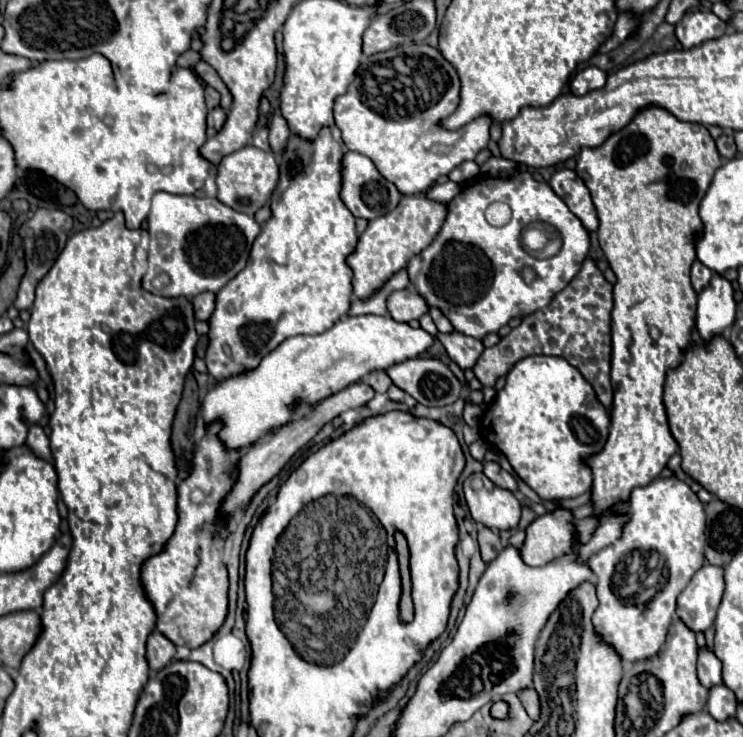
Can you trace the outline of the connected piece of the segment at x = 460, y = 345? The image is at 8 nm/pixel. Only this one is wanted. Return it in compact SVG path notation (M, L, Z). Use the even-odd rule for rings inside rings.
M460 332L438 334L438 338L444 344L444 348L448 350L450 358L460 366L460 370L474 368L474 364L478 362L480 354L484 352L484 346L482 346L480 340L468 338L464 334L460 334Z

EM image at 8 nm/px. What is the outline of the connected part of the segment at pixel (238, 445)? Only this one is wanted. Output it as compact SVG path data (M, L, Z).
M342 316L330 330L318 336L292 336L284 340L274 352L262 358L260 366L228 378L216 386L212 386L204 398L202 404L202 418L204 424L210 424L214 420L222 422L224 428L220 430L220 440L230 448L230 450L246 450L250 444L266 436L278 426L284 426L290 416L294 414L296 404L312 404L320 398L326 398L334 392L344 390L358 378L374 372L374 370L386 370L394 364L400 364L410 358L418 358L424 354L432 344L434 336L428 334L424 328L412 328L406 322L396 322L390 316Z

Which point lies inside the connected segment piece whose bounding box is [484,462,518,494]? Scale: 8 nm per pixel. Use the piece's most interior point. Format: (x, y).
(500, 477)

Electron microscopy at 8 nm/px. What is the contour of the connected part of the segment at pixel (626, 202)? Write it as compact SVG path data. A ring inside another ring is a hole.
M654 106L640 110L628 126L608 136L602 146L584 148L578 154L576 174L584 180L592 194L600 220L600 248L604 250L610 268L618 278L614 286L614 310L611 312L612 426L602 452L586 458L594 474L592 500L596 512L600 514L600 526L588 544L578 544L578 562L584 562L588 556L620 538L626 516L614 516L608 512L608 508L628 500L632 488L652 482L666 468L670 456L678 450L678 442L670 434L666 408L662 402L664 380L668 370L680 366L682 354L690 346L696 318L696 292L690 284L690 266L696 260L694 240L702 232L698 206L720 164L722 158L716 144L702 124L680 122L668 110Z

